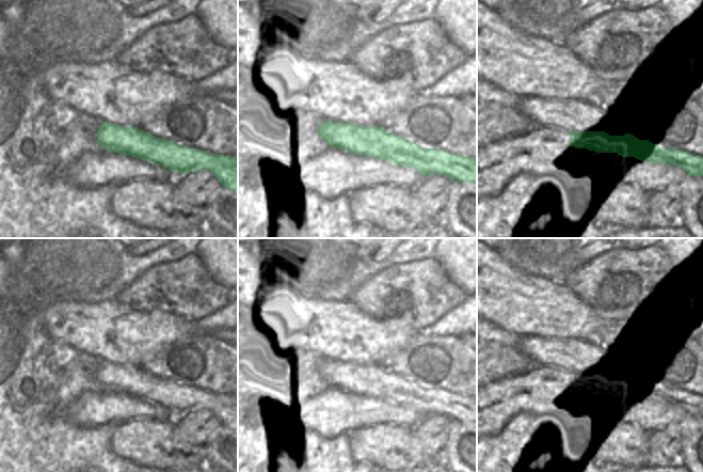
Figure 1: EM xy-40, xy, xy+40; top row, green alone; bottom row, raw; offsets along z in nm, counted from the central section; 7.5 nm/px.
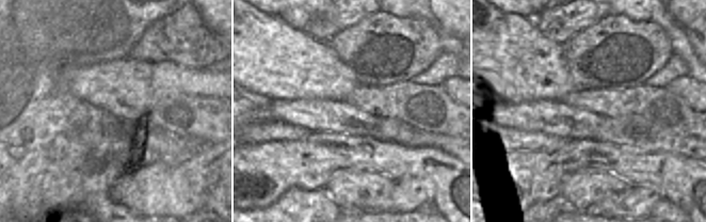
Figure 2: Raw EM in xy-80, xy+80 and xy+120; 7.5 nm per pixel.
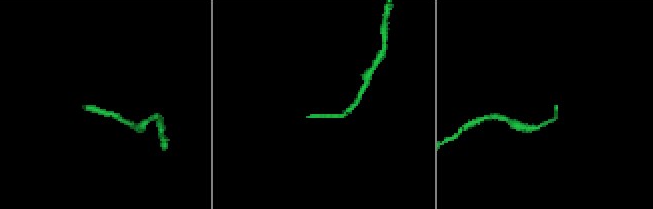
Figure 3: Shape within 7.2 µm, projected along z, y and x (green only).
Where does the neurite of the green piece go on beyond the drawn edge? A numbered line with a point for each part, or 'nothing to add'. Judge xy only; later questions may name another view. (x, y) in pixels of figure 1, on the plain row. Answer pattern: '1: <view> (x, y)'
1: xy (314, 358)

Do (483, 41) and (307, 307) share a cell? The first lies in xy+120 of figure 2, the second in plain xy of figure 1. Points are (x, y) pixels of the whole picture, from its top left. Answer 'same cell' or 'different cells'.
same cell

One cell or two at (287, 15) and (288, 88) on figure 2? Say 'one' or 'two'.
two

